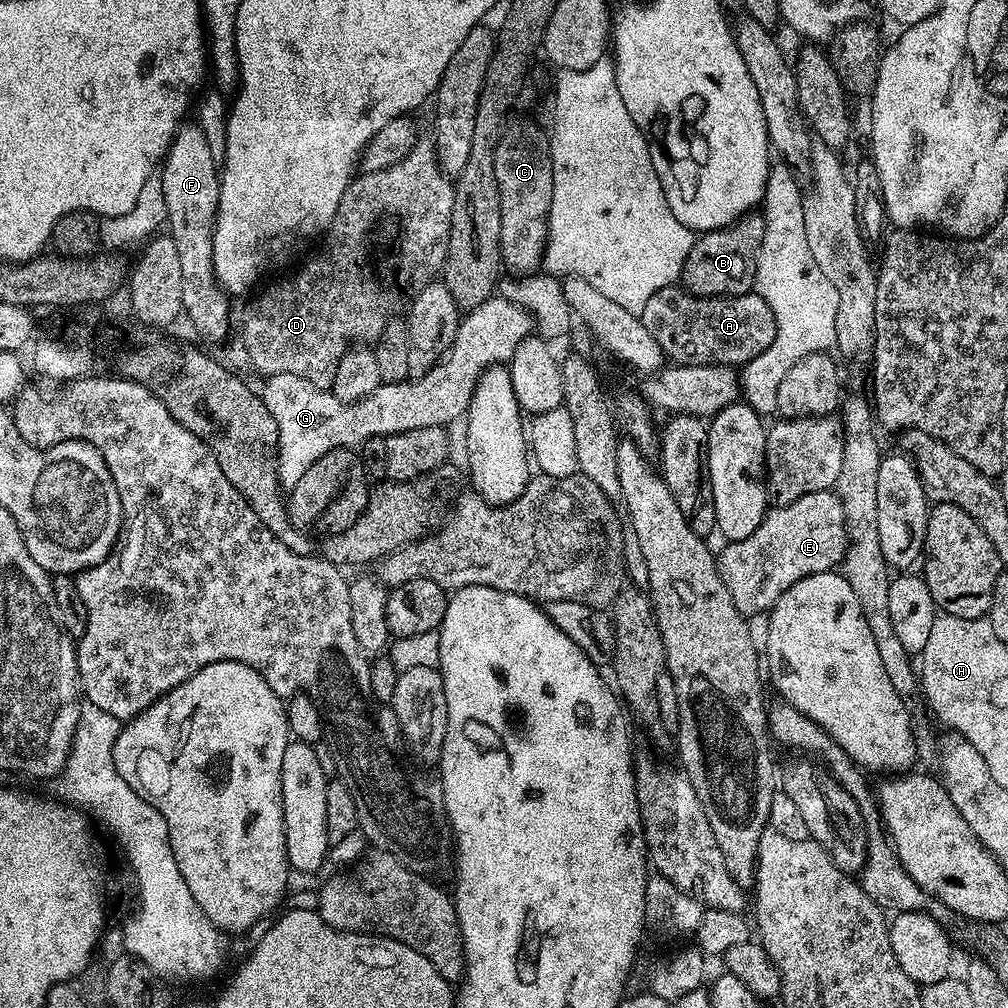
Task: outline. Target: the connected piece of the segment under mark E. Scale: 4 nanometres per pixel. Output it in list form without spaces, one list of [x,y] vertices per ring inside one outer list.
[[[835,491],[802,494],[794,502],[777,508],[769,507],[764,514],[764,521],[750,534],[750,538],[733,540],[723,545],[725,548],[718,552],[718,571],[726,590],[730,590],[730,598],[739,612],[745,617],[752,618],[755,612],[767,613],[776,604],[781,594],[790,590],[794,582],[806,578],[810,574],[831,572],[839,569],[844,562],[848,549],[848,531],[844,525],[844,507]]]

